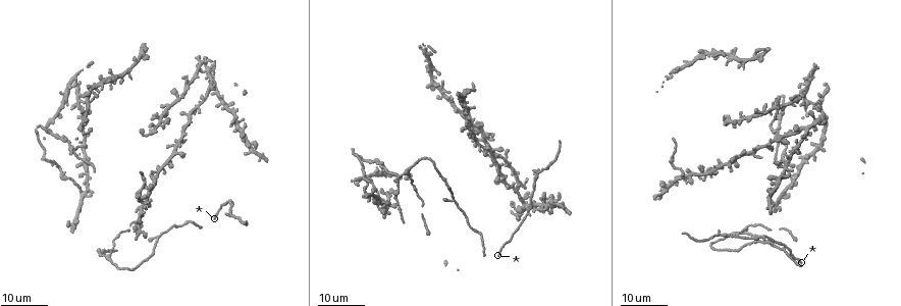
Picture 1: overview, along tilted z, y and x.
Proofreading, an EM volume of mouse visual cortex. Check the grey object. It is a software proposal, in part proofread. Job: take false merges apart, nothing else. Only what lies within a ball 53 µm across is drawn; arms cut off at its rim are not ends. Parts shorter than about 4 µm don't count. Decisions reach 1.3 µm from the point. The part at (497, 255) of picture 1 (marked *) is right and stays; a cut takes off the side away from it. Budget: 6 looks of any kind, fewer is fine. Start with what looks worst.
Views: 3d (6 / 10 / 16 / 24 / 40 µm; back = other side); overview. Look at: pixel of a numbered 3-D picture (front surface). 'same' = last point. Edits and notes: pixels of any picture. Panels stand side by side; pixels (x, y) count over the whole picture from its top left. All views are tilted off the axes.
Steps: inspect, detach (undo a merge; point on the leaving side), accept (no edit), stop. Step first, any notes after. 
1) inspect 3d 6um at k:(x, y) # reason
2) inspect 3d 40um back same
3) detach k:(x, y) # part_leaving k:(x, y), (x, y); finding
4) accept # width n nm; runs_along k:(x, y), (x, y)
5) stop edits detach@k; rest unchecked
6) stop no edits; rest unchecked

inspect 3d 24um at 1:(82, 191) # four-way junction

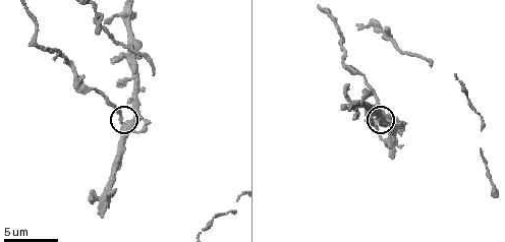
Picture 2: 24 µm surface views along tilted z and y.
inspect 3d 10um at 2:(383, 125)

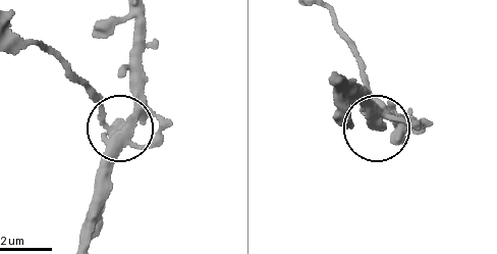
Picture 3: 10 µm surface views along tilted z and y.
detach 3:(99, 96) # width 330 nm; a second neuron is stuck on

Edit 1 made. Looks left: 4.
inspect 3d 24um at 1:(143, 203) # four or more arms meet

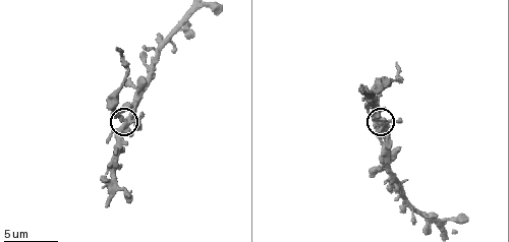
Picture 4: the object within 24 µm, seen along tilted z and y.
inspect 3d 6um at 4:(123, 121)

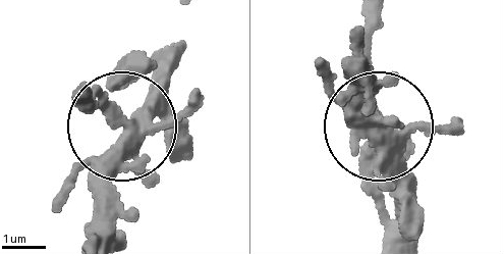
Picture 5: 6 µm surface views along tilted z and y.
detach 5:(88, 109) # two neurons meet here

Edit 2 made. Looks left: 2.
stop edits detach@3, detach@5; rest unchecked

